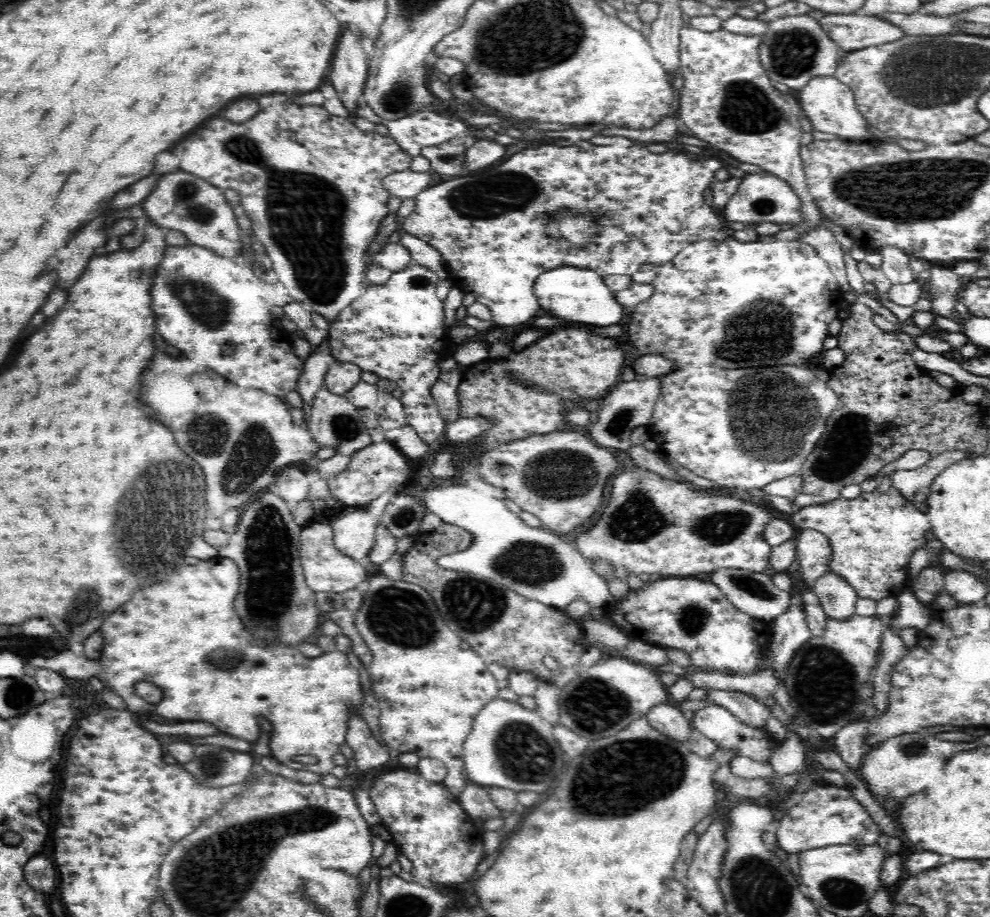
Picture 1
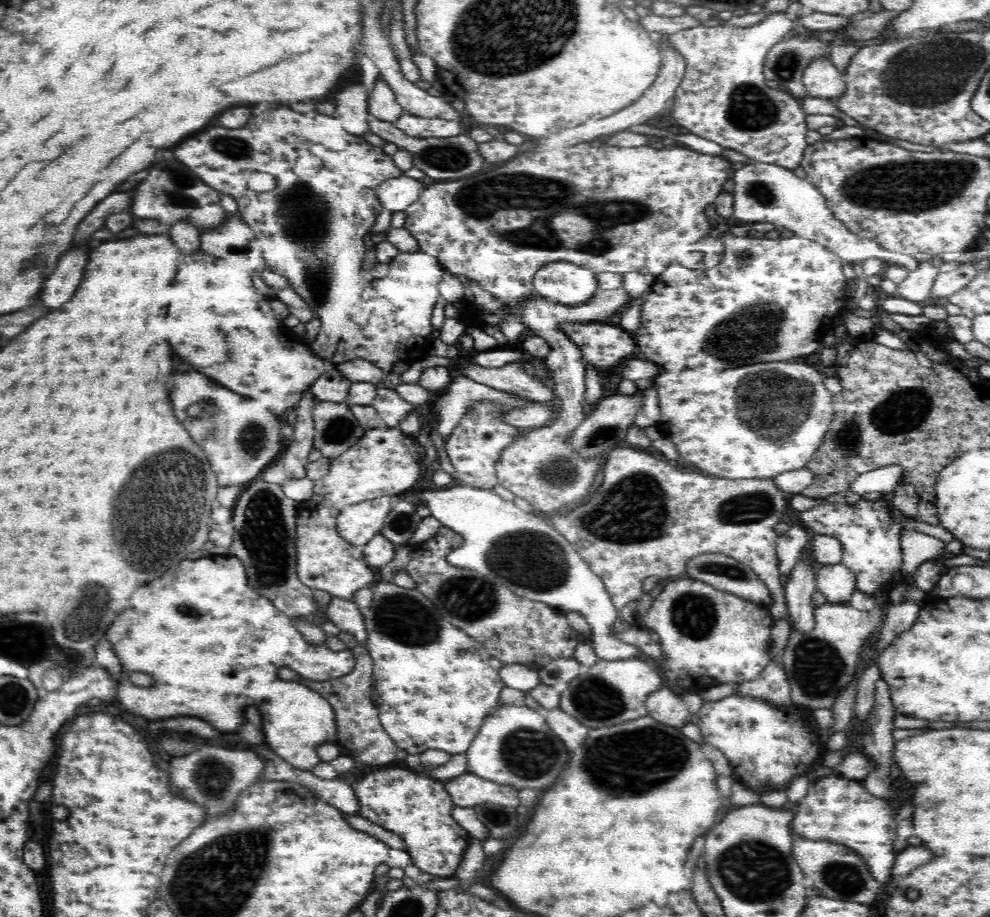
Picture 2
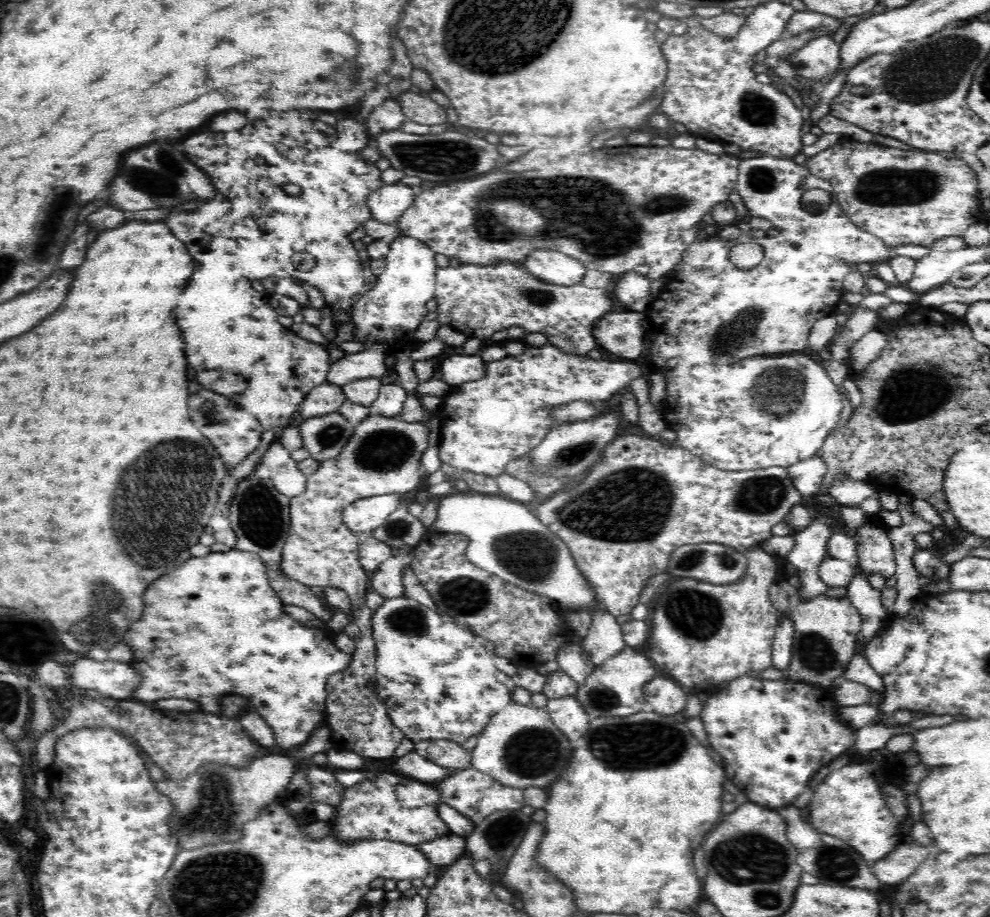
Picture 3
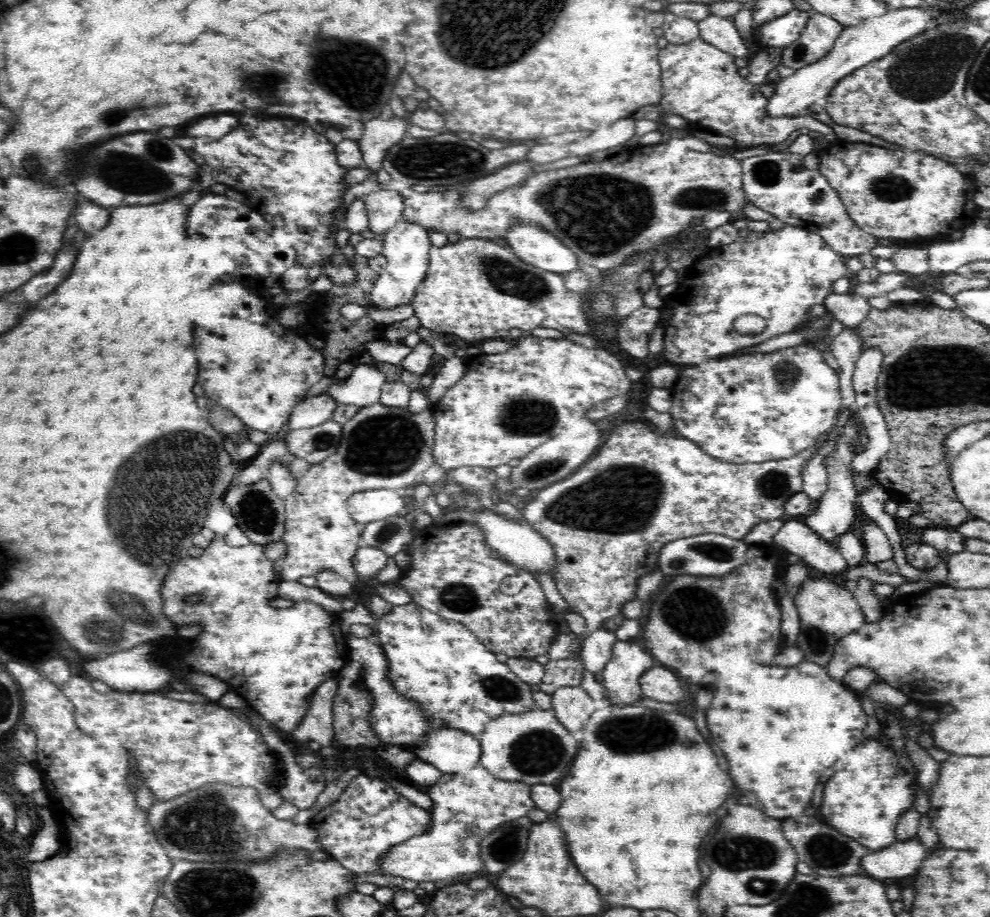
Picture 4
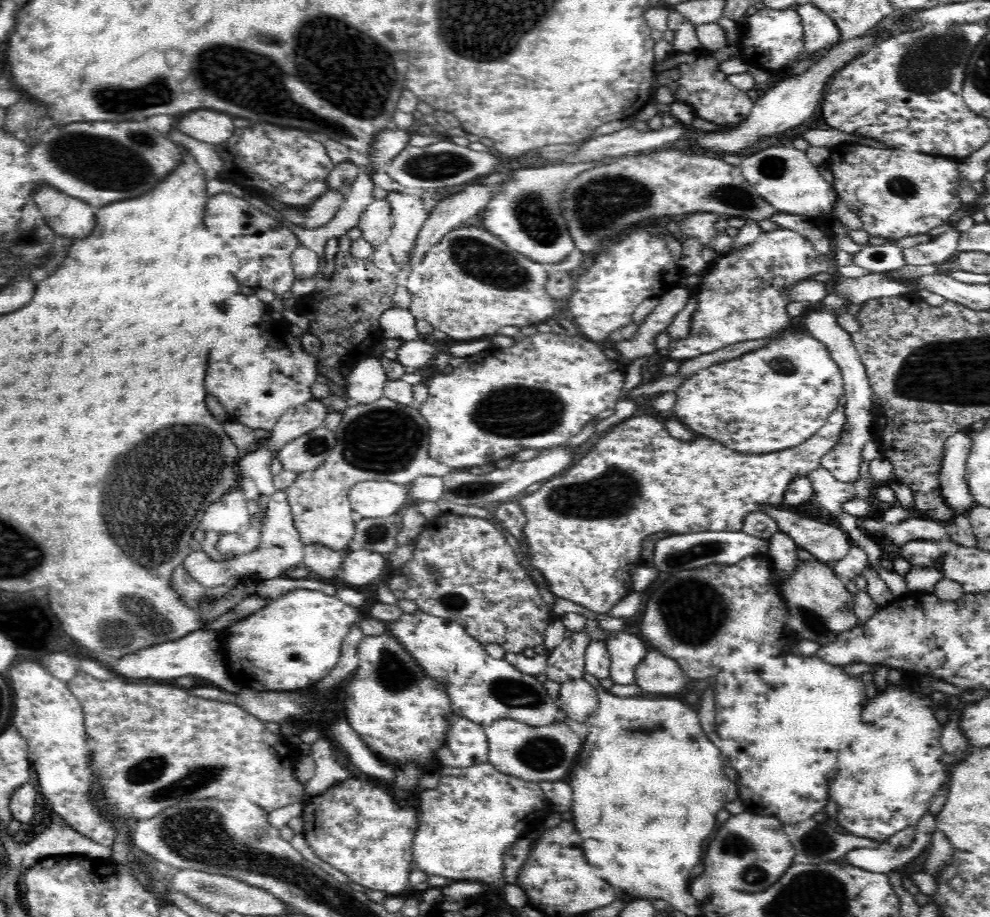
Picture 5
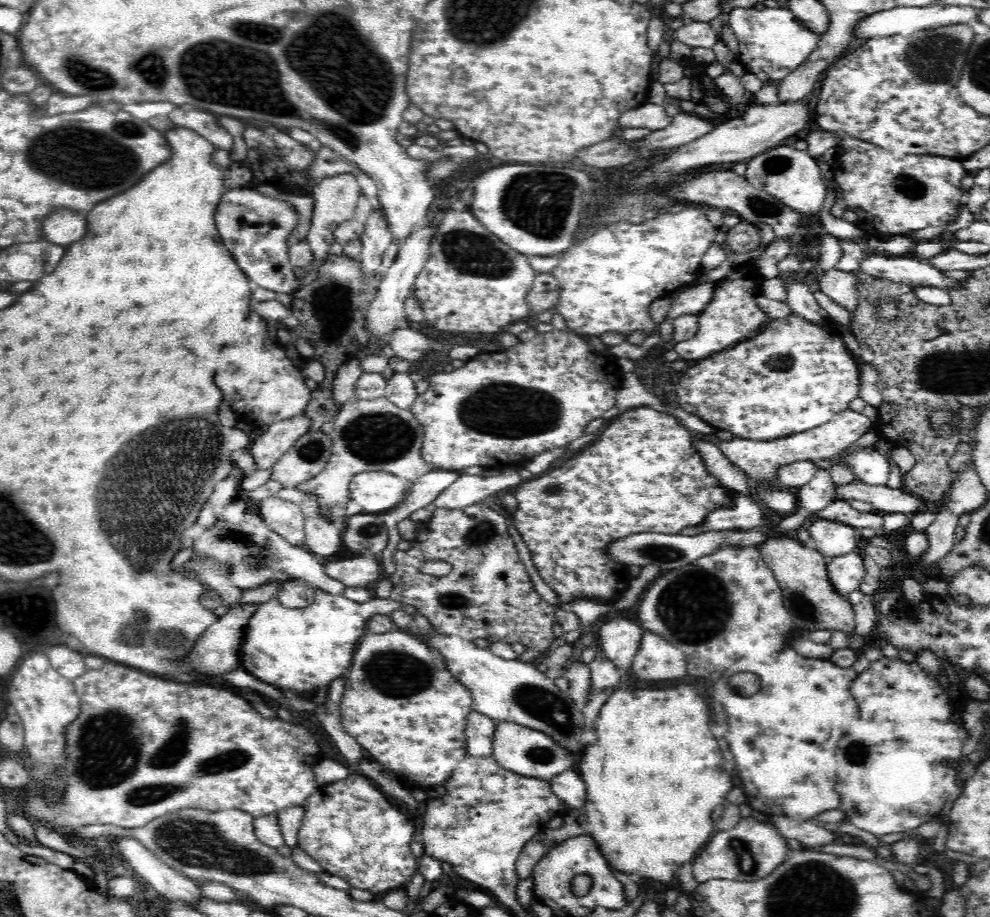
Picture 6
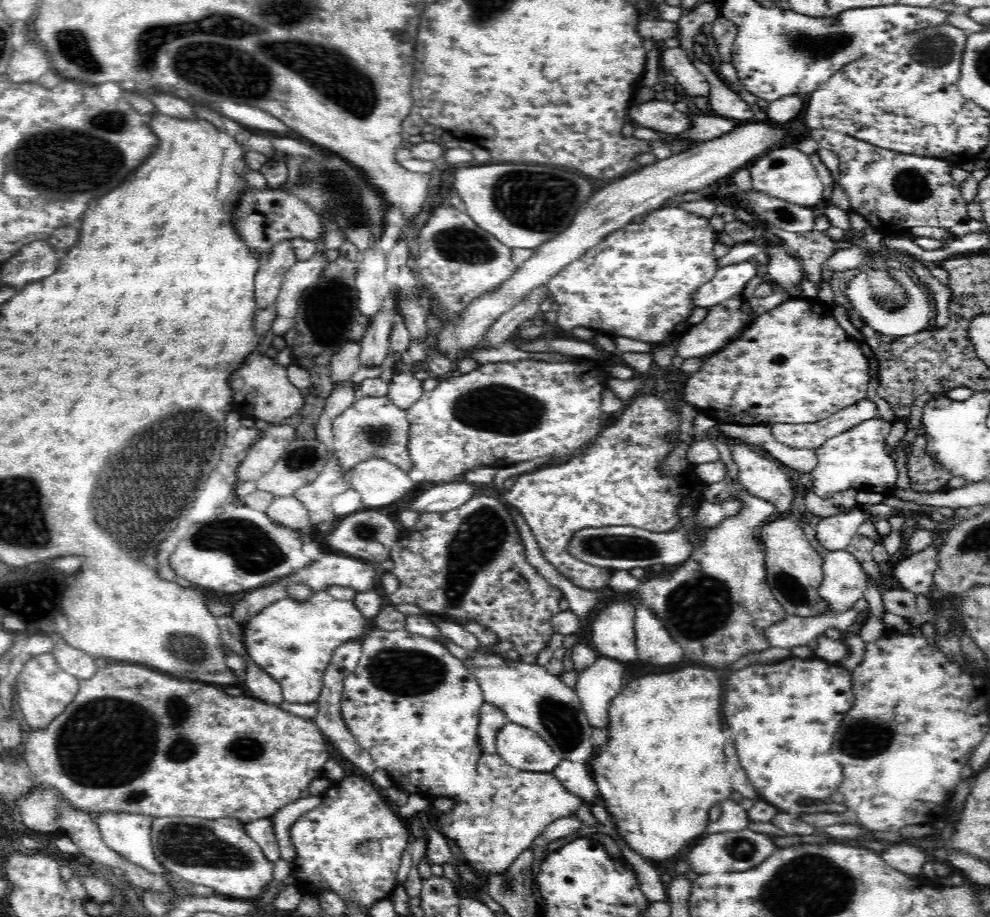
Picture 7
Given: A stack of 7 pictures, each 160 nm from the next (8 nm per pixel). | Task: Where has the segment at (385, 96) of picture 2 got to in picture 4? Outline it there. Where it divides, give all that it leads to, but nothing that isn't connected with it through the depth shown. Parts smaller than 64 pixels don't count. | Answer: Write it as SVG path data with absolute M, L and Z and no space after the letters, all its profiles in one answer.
M395 116L388 120L376 117L365 122L363 135L358 142L363 167L373 171L373 175L383 169L386 154L392 146L404 140L409 125L406 117Z

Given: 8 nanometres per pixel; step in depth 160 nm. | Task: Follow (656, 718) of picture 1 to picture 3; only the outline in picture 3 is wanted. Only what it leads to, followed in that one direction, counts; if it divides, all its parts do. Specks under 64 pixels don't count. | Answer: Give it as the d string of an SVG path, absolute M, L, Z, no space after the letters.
M658 676L646 682L642 691L656 718L680 713L686 706L686 690L674 679Z

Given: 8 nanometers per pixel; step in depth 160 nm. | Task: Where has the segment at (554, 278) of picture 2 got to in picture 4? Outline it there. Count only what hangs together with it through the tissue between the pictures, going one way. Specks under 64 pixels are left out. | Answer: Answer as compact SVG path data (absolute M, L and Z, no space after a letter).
M514 222L504 242L519 259L539 269L563 275L579 268L578 256L536 224Z

